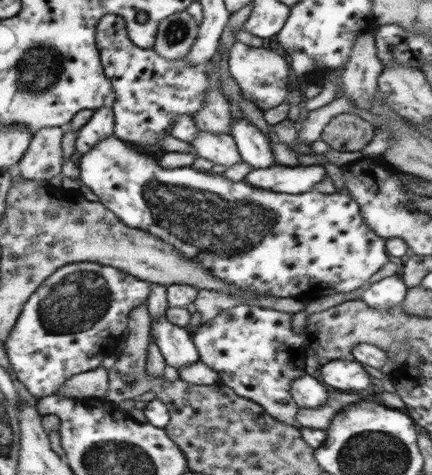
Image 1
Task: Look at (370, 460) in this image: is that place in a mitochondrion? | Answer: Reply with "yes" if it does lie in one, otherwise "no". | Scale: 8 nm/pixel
yes

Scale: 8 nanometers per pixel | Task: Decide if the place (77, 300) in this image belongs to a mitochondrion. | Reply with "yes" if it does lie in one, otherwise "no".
yes

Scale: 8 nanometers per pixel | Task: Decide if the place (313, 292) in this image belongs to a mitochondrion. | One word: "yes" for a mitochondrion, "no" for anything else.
no

